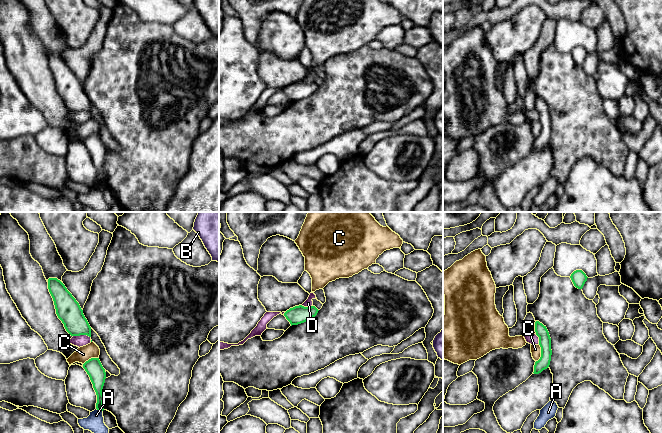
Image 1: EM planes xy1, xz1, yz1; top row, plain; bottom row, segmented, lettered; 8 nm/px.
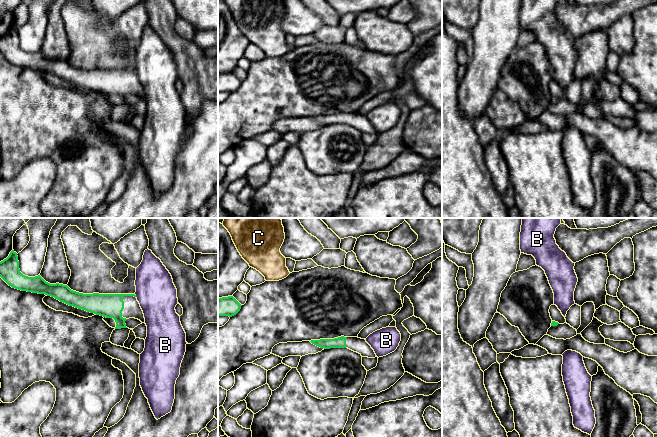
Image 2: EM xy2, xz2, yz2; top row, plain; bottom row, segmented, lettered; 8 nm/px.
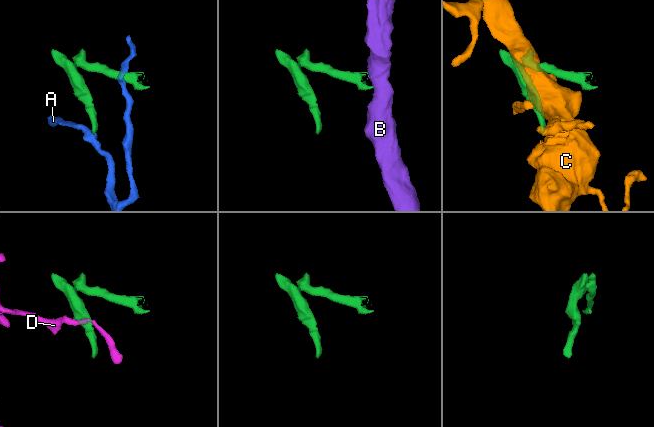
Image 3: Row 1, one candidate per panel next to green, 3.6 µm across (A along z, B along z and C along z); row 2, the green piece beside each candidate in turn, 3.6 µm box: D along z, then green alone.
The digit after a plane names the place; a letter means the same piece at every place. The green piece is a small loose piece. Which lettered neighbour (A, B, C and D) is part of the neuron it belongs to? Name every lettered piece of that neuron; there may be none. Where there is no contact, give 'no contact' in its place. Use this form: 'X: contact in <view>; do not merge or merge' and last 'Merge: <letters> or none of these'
A: contact in xy1; do not merge
B: contact in xy2; do not merge
C: contact in yz1; do not merge
D: contact in xy1; do not merge
Merge: none of these

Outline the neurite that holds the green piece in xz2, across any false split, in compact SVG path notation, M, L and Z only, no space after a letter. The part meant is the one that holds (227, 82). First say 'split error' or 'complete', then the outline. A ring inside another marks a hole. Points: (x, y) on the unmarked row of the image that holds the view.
complete; M233 72L218 74L218 92L232 93L240 87L241 82Z

